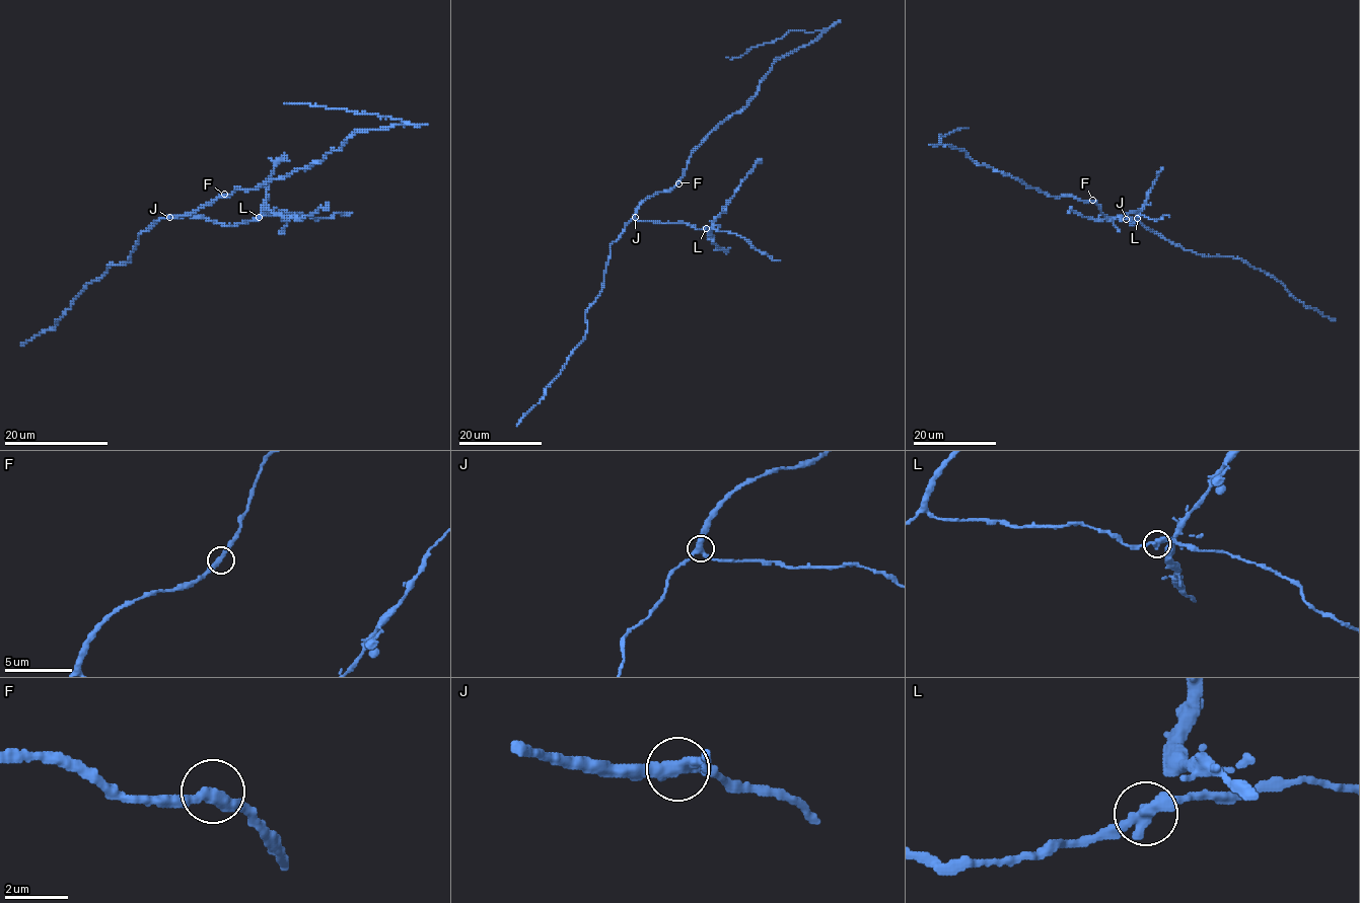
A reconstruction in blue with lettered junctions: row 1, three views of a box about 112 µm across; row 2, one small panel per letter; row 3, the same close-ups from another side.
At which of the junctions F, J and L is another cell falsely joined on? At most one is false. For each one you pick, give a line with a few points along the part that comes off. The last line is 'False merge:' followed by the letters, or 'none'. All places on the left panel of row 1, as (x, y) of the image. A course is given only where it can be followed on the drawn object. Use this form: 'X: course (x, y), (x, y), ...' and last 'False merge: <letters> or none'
L: course (259, 217), (264, 210), (284, 217), (304, 217), (326, 208), (328, 202)
False merge: L

